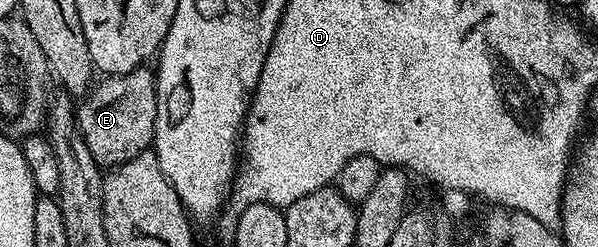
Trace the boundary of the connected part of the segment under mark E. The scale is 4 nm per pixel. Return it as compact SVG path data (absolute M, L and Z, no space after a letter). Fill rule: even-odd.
M143 65L132 73L103 78L103 83L99 82L79 102L83 102L79 107L77 104L78 128L84 137L84 145L88 145L88 153L92 153L103 169L113 169L151 150L156 129L158 89L155 72L148 68Z

